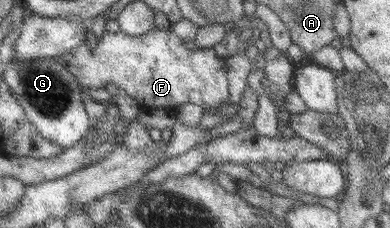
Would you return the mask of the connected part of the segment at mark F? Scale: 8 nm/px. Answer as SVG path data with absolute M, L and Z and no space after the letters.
M154 26L152 30L142 36L124 34L122 31L112 33L105 30L101 40L94 48L89 48L86 41L78 44L70 52L58 57L58 61L78 79L80 86L85 90L90 88L104 88L106 84L116 84L118 88L126 91L128 96L137 100L140 108L153 112L157 109L172 110L182 104L190 103L201 106L206 110L218 107L222 102L230 104L230 92L228 90L227 58L220 57L212 48L198 49L192 42L185 42L180 34L171 30L163 30Z

